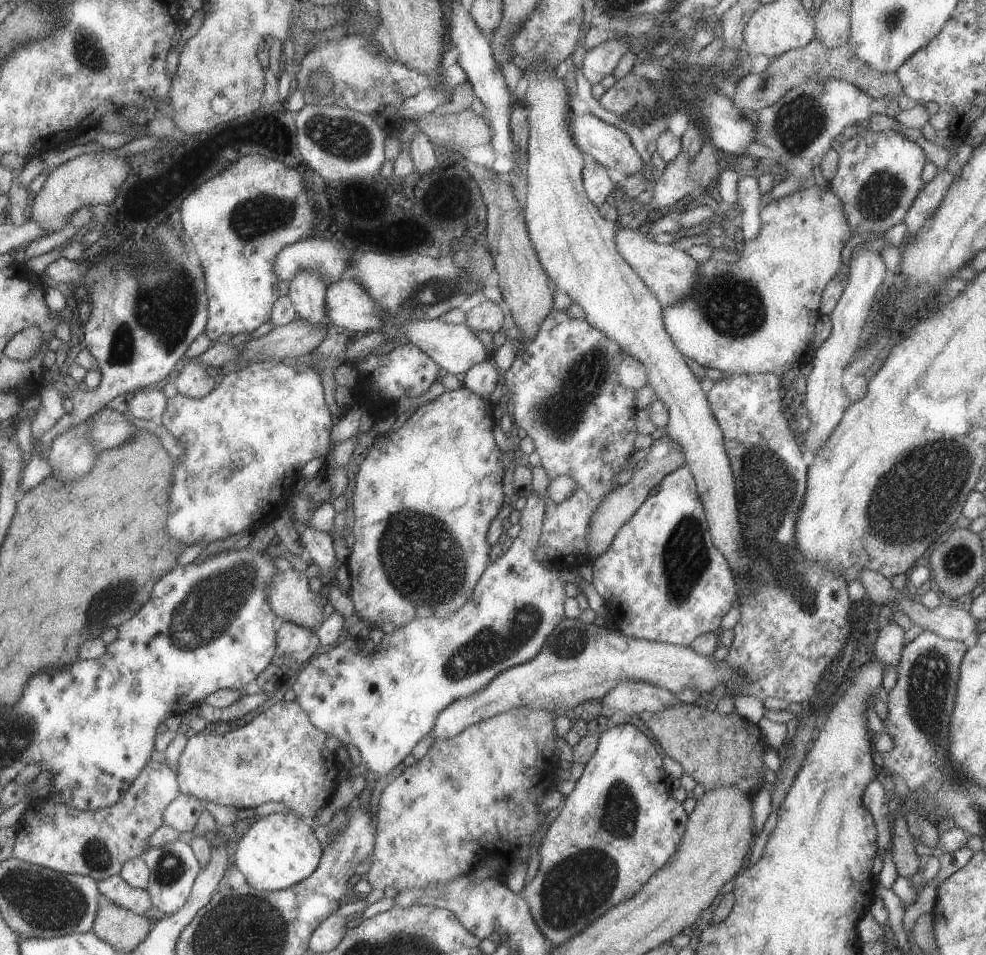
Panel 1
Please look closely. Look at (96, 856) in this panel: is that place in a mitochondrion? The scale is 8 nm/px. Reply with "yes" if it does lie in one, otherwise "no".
yes

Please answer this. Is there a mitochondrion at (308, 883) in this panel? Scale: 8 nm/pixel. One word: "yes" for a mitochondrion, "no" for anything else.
no

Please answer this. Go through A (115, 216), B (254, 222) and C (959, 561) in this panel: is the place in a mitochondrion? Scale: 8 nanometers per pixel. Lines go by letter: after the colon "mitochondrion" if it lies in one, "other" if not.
A: other
B: mitochondrion
C: mitochondrion

